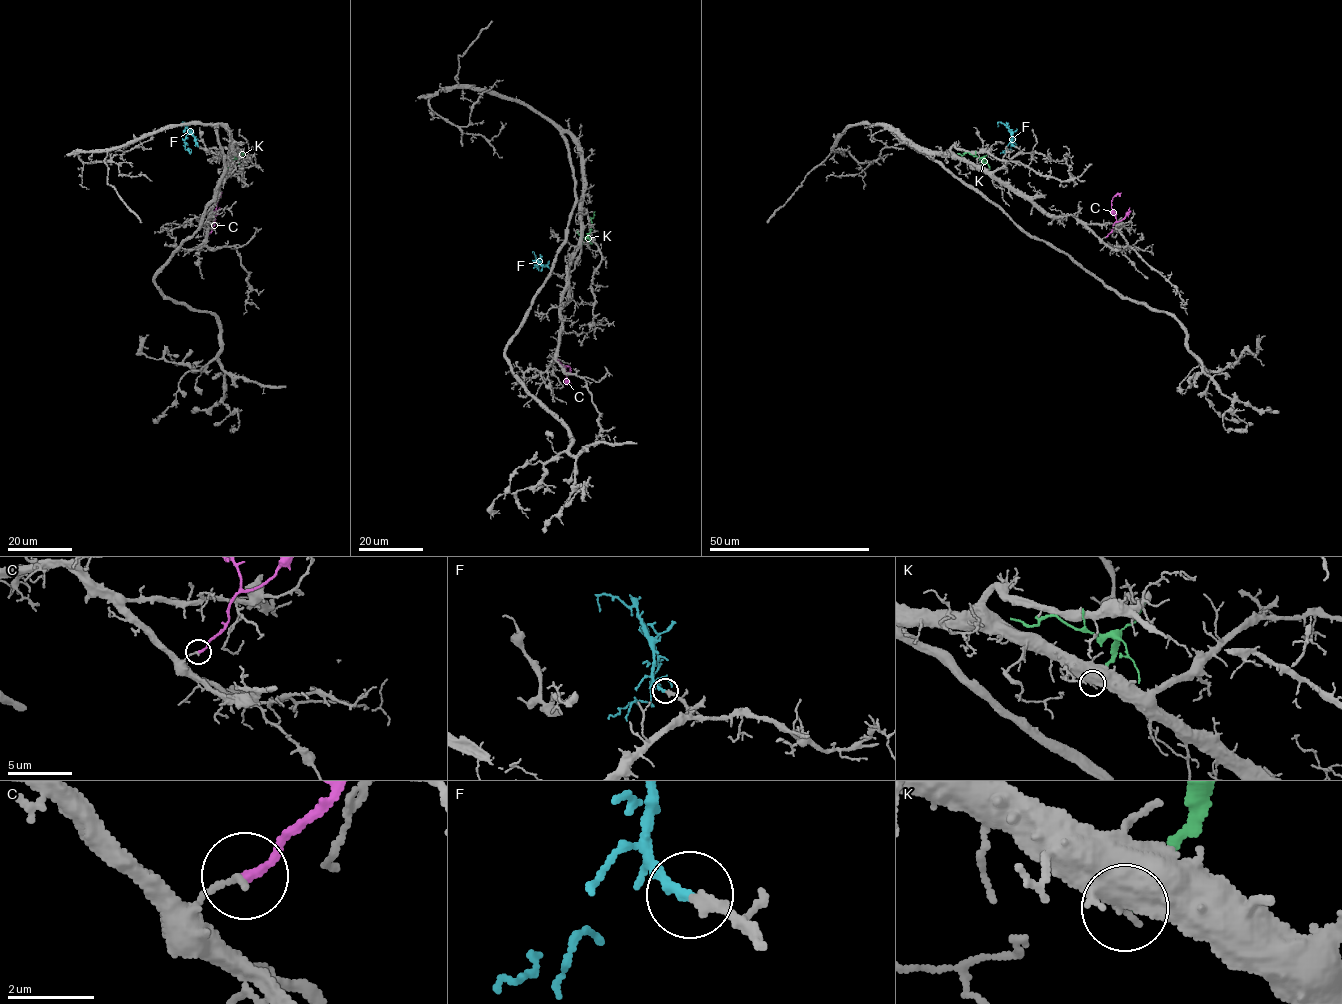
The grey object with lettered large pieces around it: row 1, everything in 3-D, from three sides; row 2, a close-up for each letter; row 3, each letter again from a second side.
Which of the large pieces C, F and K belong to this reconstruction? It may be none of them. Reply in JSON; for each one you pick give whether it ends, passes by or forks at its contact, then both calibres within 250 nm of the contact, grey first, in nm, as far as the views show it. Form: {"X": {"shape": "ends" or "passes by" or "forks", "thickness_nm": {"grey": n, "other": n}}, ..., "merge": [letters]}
{"F": {"shape": "ends", "thickness_nm": {"grey": 240, "other": 220}}, "merge": ["F"]}

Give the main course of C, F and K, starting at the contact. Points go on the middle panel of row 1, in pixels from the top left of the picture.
C: (557, 359), (565, 370), (567, 365), (570, 367), (569, 373), (565, 372)
F: (549, 269), (547, 265), (535, 266), (539, 254)
K: (577, 231), (581, 236), (586, 236), (594, 211)

